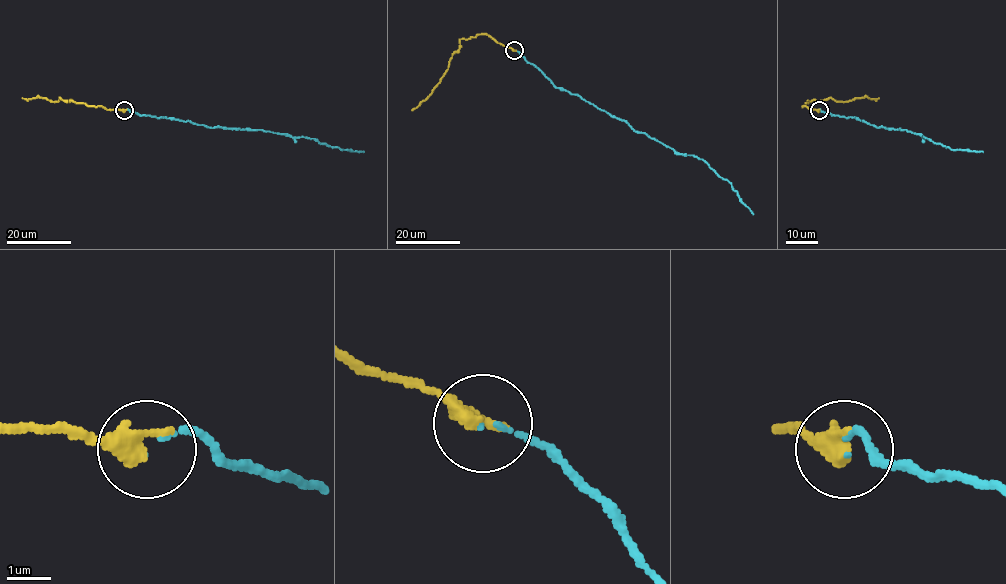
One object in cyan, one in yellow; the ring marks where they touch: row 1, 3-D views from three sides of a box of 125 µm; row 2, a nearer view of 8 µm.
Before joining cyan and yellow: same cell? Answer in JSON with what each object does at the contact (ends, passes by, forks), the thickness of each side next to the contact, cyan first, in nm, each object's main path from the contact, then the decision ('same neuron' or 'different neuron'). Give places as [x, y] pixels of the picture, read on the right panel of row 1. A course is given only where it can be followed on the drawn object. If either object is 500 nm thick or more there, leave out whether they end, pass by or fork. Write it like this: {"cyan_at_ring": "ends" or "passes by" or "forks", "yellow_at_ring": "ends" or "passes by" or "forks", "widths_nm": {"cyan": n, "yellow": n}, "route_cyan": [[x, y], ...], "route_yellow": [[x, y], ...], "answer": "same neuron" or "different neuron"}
{"cyan_at_ring": "ends", "yellow_at_ring": "ends", "widths_nm": {"cyan": 60, "yellow": 480}, "route_cyan": [[818, 111], [856, 118], [879, 128], [906, 130], [952, 150], [983, 152]], "route_yellow": [[818, 110], [802, 106], [807, 101], [830, 97], [847, 101], [879, 97]], "answer": "same neuron"}

